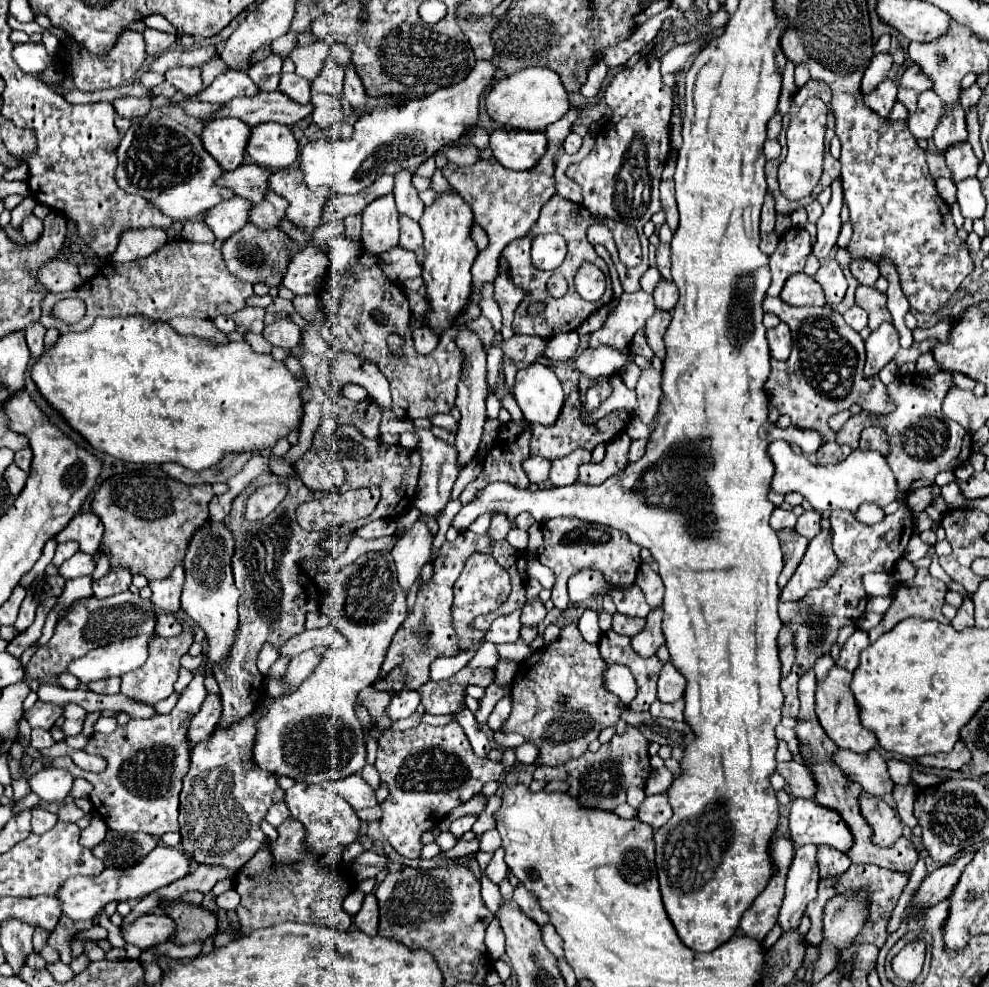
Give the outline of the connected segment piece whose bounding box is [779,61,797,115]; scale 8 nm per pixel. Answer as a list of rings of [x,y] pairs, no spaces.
[[[789,61],[783,71],[783,91],[781,91],[781,99],[779,99],[779,115],[785,115],[789,111],[791,97],[797,91],[795,81],[793,81],[793,71],[795,71],[795,65]]]

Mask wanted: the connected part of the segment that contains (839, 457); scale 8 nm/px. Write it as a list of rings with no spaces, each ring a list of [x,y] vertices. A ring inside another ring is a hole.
[[[823,443],[819,449],[817,449],[817,465],[835,465],[835,463],[839,463],[839,461],[843,461],[843,459],[847,459],[847,455],[851,453],[853,449],[849,447],[849,445],[839,445],[839,443]]]

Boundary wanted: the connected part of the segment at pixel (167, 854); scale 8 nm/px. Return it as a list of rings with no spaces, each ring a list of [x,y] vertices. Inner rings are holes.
[[[155,847],[149,857],[139,861],[139,865],[133,865],[131,869],[105,869],[97,877],[69,877],[55,895],[61,901],[61,913],[69,917],[71,921],[89,921],[95,919],[97,913],[111,901],[129,901],[135,897],[143,897],[153,893],[159,887],[165,887],[181,877],[187,875],[189,869],[189,857],[173,847]]]

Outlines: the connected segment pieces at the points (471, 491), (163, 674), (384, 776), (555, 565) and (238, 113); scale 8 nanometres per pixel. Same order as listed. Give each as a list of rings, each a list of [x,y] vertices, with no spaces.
[[[509,421],[507,425],[501,425],[501,431],[499,431],[499,437],[495,441],[495,447],[491,449],[491,453],[485,457],[485,465],[483,465],[483,471],[481,475],[471,481],[465,491],[461,493],[461,505],[467,505],[475,499],[475,493],[479,493],[479,489],[485,489],[487,485],[495,483],[495,481],[505,481],[509,485],[515,485],[517,489],[529,489],[529,479],[521,467],[523,459],[529,457],[529,439],[531,439],[531,429],[529,429],[529,423],[513,423]]]
[[[181,633],[181,635],[171,637],[171,639],[151,637],[147,661],[139,669],[135,669],[131,673],[125,673],[121,677],[121,693],[131,697],[131,699],[135,699],[135,701],[143,701],[147,705],[155,705],[155,703],[167,699],[173,693],[173,685],[177,681],[179,659],[189,651],[191,643],[193,643],[193,635],[191,633]]]
[[[451,721],[447,725],[435,727],[435,725],[425,725],[419,723],[417,727],[411,727],[407,731],[385,731],[385,735],[379,741],[377,747],[377,761],[375,767],[381,775],[381,781],[389,783],[389,797],[379,803],[383,815],[381,815],[381,833],[385,841],[403,857],[407,859],[419,859],[421,853],[421,841],[419,835],[427,829],[433,829],[439,825],[439,821],[459,803],[467,801],[473,793],[479,793],[485,783],[489,781],[499,781],[501,775],[505,775],[505,769],[501,769],[501,763],[481,759],[473,753],[467,735],[463,733],[461,725]]]
[[[551,519],[543,523],[541,533],[543,533],[543,543],[537,551],[539,561],[547,565],[549,569],[553,569],[557,577],[555,587],[551,591],[553,593],[551,599],[553,599],[554,606],[561,611],[568,607],[570,601],[567,590],[569,577],[583,569],[601,571],[607,583],[621,583],[621,585],[635,583],[635,577],[641,565],[641,557],[639,557],[641,547],[631,543],[625,533],[611,529],[611,527],[583,523],[579,519]]]
[[[259,91],[255,97],[235,97],[229,101],[223,111],[219,111],[213,117],[237,117],[249,125],[259,125],[267,121],[277,121],[283,125],[297,123],[313,113],[313,103],[299,105],[297,101],[291,101],[285,93],[277,91]]]

